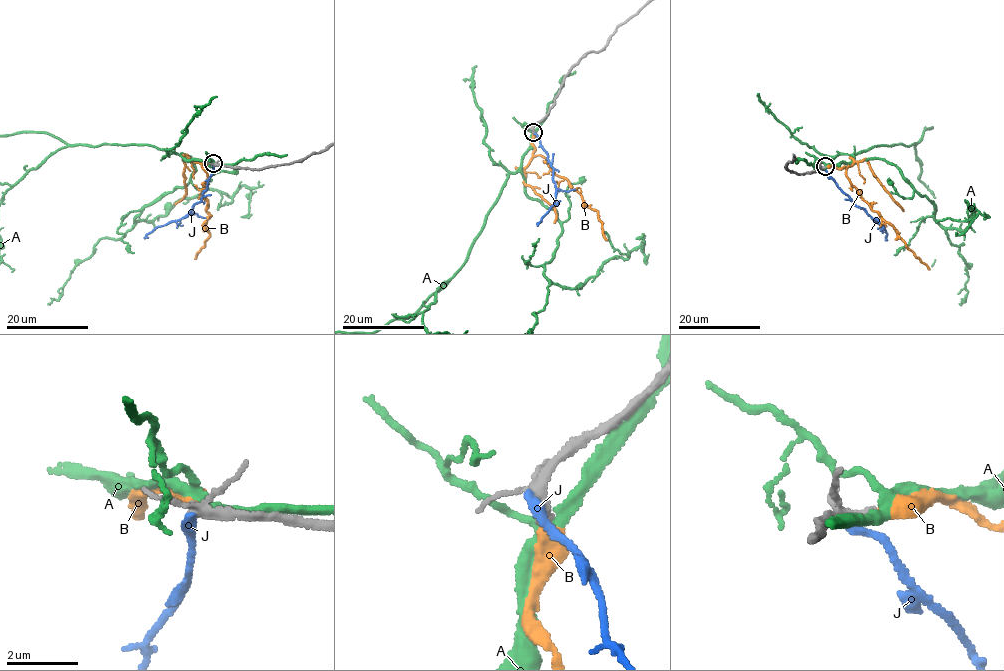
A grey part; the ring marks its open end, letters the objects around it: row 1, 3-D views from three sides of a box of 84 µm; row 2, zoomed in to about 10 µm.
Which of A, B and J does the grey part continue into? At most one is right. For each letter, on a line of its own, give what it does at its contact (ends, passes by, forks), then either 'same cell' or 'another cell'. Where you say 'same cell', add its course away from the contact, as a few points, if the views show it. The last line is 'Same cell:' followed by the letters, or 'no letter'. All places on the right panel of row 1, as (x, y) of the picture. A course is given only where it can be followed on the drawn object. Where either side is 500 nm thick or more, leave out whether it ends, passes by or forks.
A: it forks; another cell
B: it ends; same cell; course (825, 167), (844, 167), (861, 198), (891, 224), (929, 269)
J: it ends; another cell
Same cell: B

